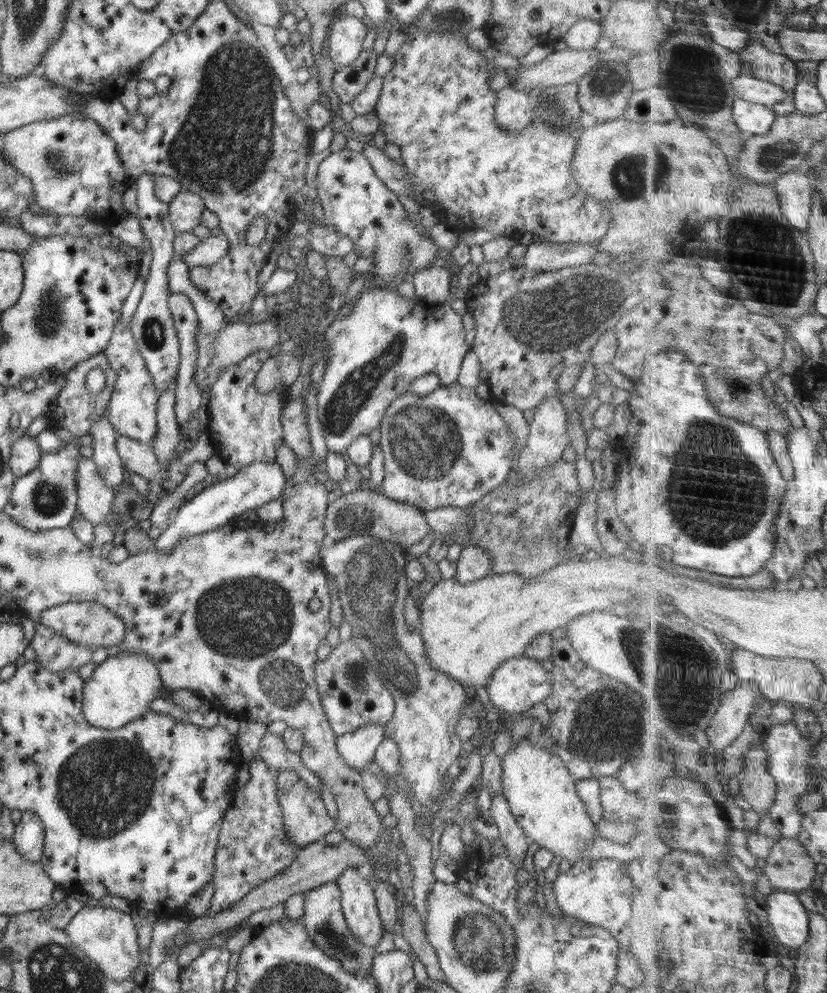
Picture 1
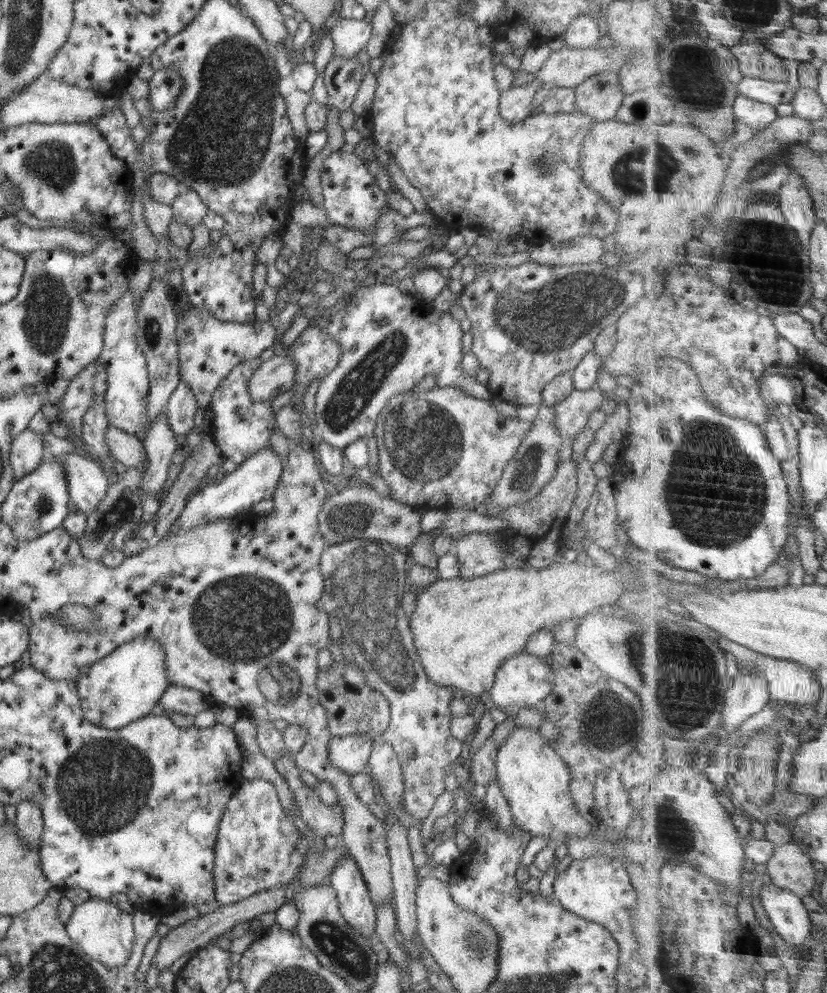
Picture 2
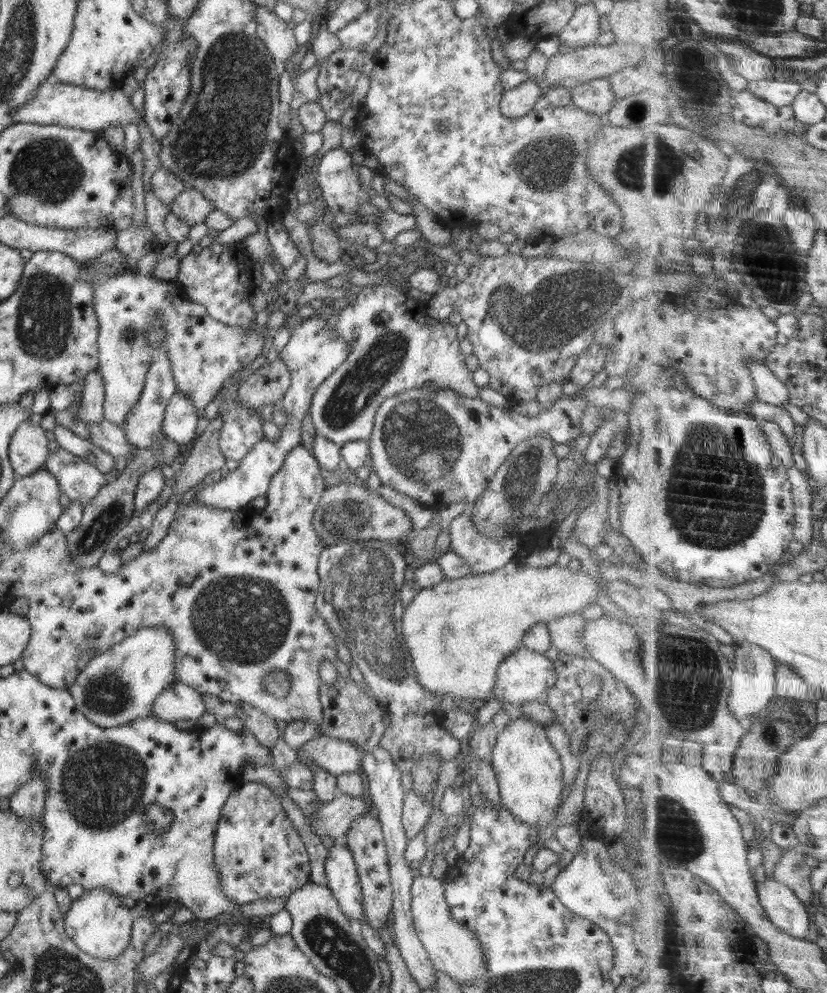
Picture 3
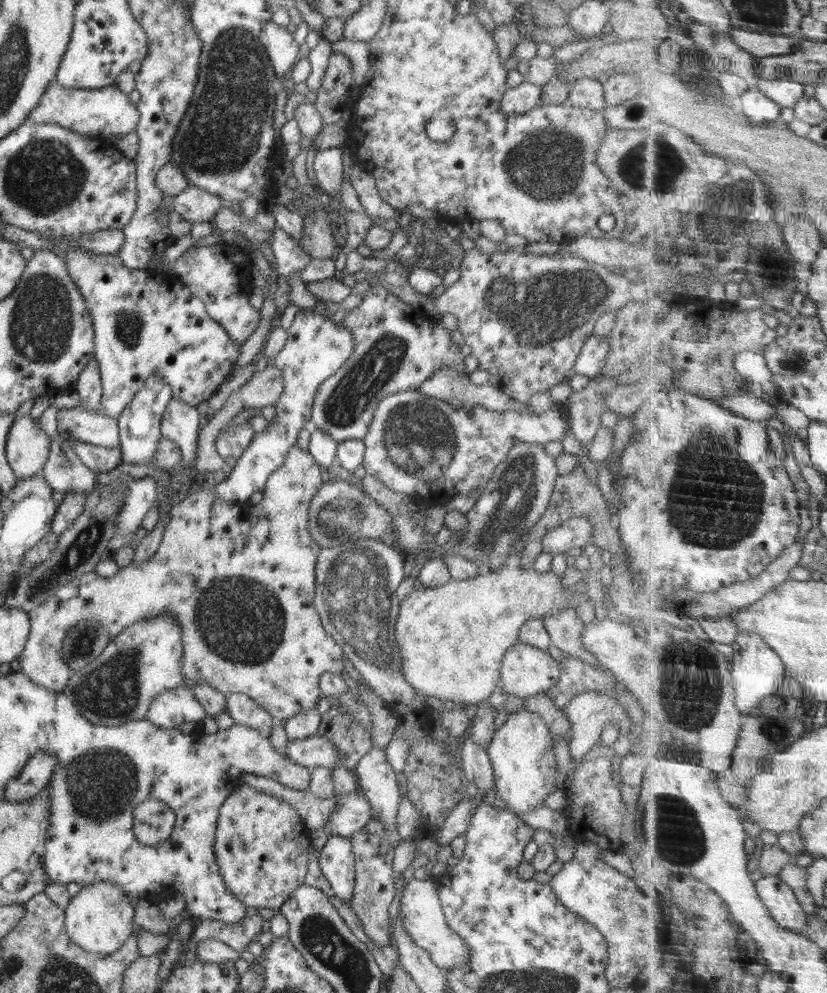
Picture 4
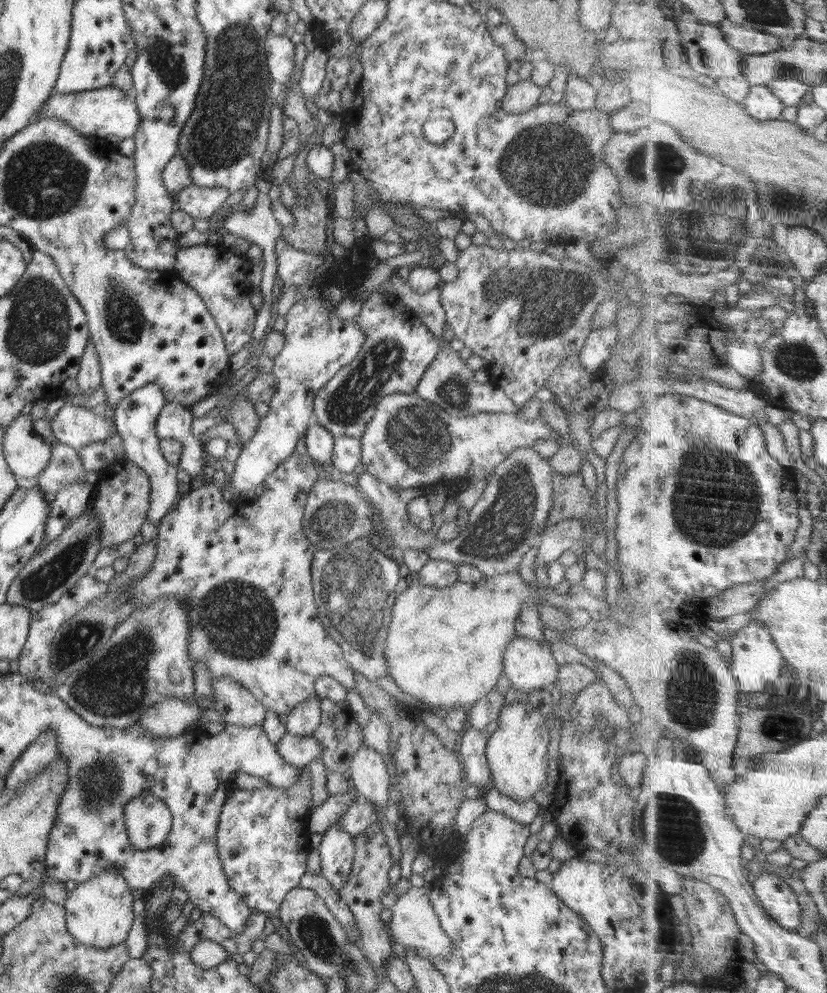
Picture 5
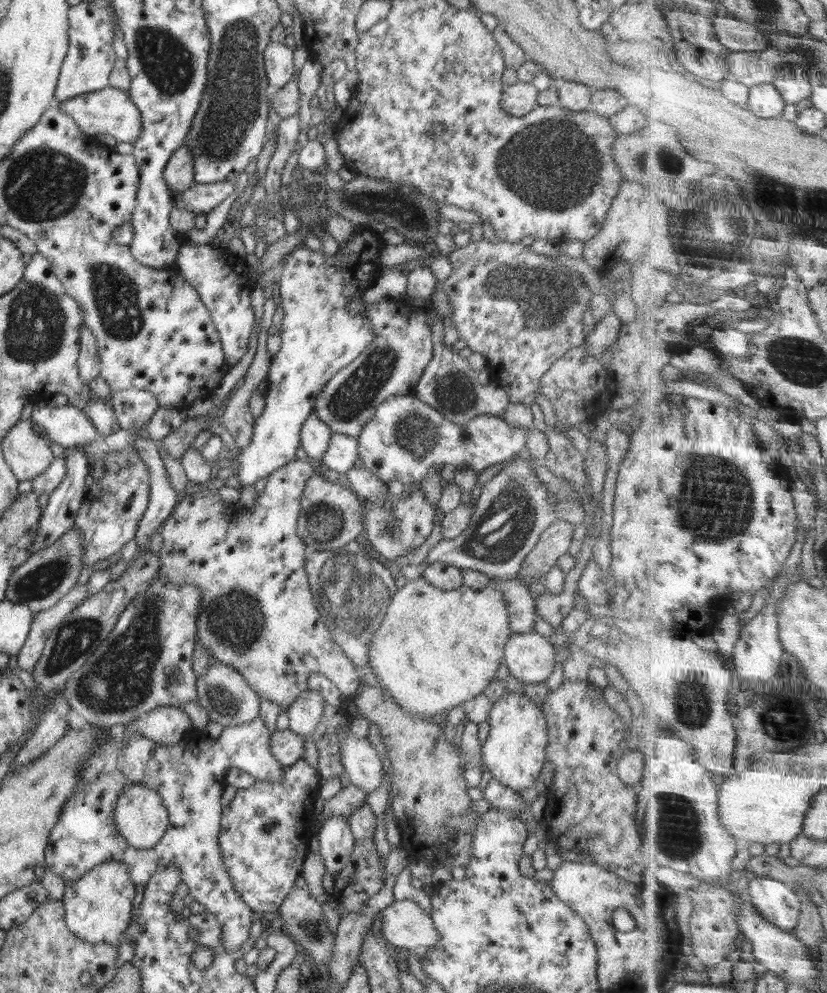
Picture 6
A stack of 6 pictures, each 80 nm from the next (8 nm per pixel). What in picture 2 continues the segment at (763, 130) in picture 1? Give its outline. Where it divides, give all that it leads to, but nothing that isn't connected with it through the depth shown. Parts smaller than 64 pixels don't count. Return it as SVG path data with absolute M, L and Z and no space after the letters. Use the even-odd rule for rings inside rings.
M739 93L735 99L735 116L755 132L762 132L779 120L779 110L773 104L754 100L752 97Z

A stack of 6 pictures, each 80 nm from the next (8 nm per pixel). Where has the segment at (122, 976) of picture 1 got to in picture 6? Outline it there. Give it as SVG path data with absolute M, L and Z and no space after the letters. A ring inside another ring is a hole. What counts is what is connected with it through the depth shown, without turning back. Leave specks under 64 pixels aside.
M109 860L90 872L79 876L71 886L65 888L63 905L67 927L81 939L92 944L120 945L123 932L131 922L132 900L135 883L128 876L127 866L122 861Z

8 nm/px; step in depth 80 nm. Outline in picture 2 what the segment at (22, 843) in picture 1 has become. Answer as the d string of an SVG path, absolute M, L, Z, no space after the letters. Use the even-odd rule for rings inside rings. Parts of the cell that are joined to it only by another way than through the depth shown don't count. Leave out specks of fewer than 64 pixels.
M24 799L15 807L17 813L14 823L18 827L18 836L24 845L38 851L44 830L40 805L36 801Z

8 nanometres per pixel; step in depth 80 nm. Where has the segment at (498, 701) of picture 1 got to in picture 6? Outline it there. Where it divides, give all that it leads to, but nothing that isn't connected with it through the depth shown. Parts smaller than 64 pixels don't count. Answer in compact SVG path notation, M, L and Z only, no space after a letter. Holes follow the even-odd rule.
M537 632L513 633L503 647L503 663L523 684L546 683L554 671L555 648Z

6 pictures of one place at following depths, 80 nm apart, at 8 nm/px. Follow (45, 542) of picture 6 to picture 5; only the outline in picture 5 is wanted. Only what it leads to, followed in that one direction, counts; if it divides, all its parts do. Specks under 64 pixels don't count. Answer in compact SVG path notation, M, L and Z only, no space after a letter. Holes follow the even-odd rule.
M72 483L63 486L51 502L50 512L46 519L46 528L43 540L56 540L65 528L72 524L87 510L89 498L93 491L90 483Z

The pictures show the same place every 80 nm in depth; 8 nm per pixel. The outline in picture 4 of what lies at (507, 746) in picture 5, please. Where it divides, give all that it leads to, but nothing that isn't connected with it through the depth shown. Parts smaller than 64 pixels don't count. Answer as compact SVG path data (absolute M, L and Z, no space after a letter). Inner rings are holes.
M524 707L517 712L509 713L504 725L496 730L494 736L492 736L492 744L485 751L493 768L495 794L507 804L510 810L518 812L518 814L531 811L540 805L544 805L544 799L548 794L557 790L556 776L558 776L558 770L556 769L552 739L553 736L549 732L544 719Z

